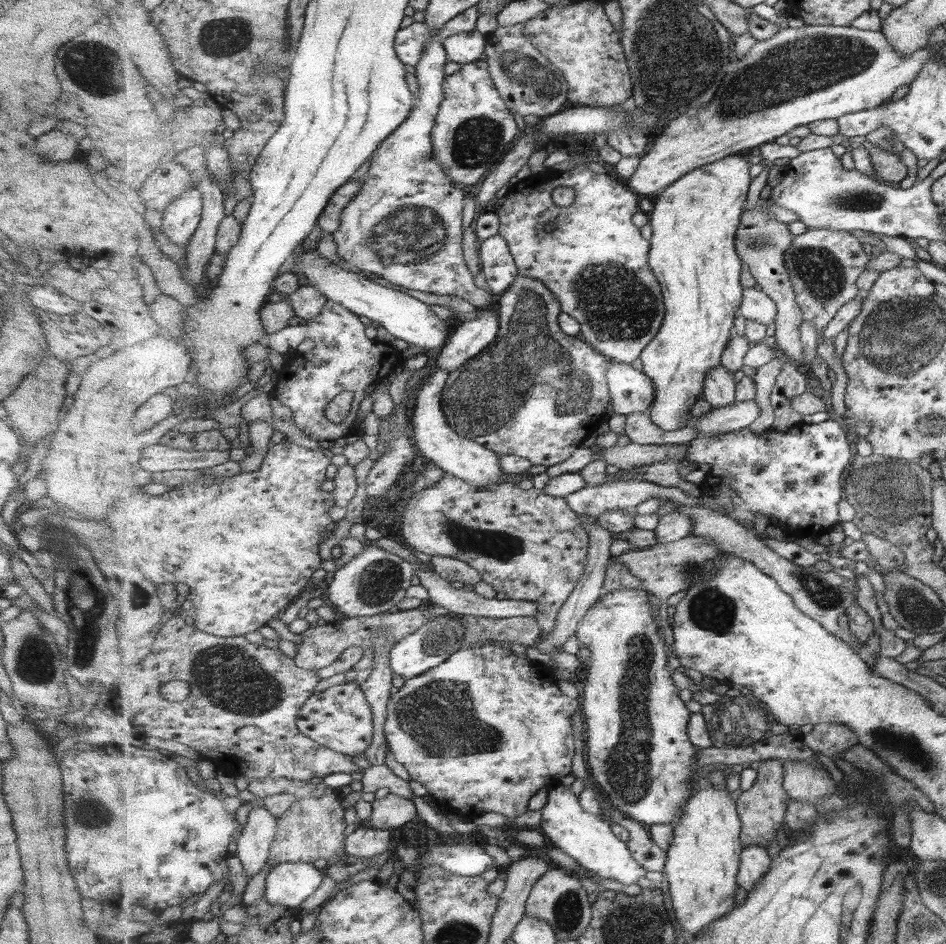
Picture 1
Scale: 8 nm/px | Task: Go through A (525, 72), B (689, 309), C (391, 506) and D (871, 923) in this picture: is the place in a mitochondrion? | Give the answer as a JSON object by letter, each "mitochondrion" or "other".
{"A":"mitochondrion","B":"other","C":"other","D":"other"}

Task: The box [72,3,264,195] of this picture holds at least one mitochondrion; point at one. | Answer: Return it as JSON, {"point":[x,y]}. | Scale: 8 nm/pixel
{"point":[223,37]}

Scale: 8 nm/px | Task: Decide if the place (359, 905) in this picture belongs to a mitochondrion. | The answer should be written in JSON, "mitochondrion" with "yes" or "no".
{"mitochondrion":"no"}

